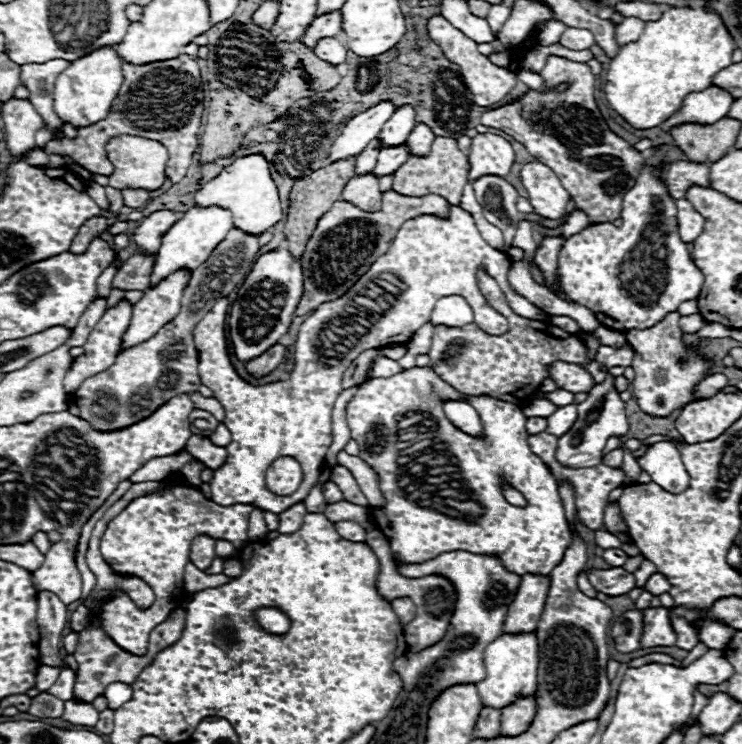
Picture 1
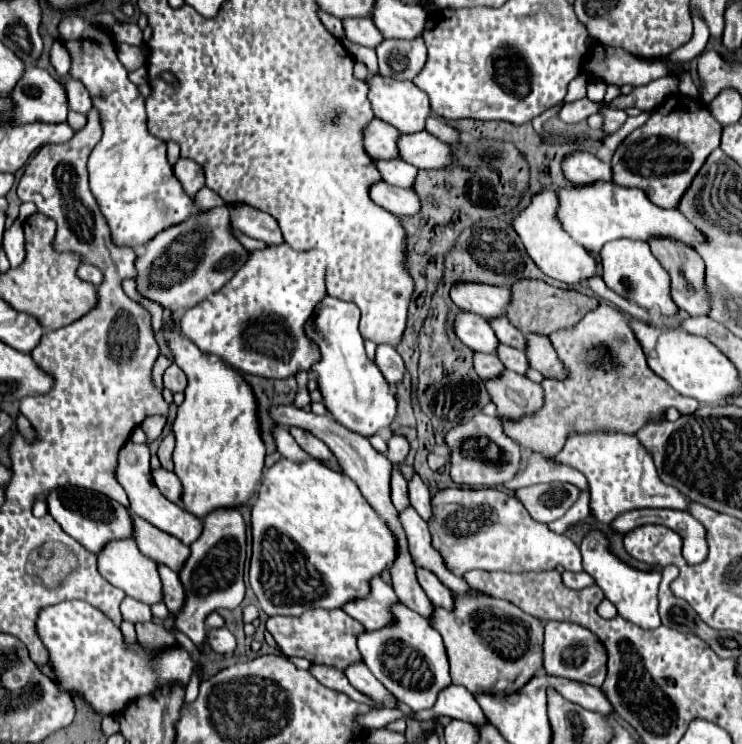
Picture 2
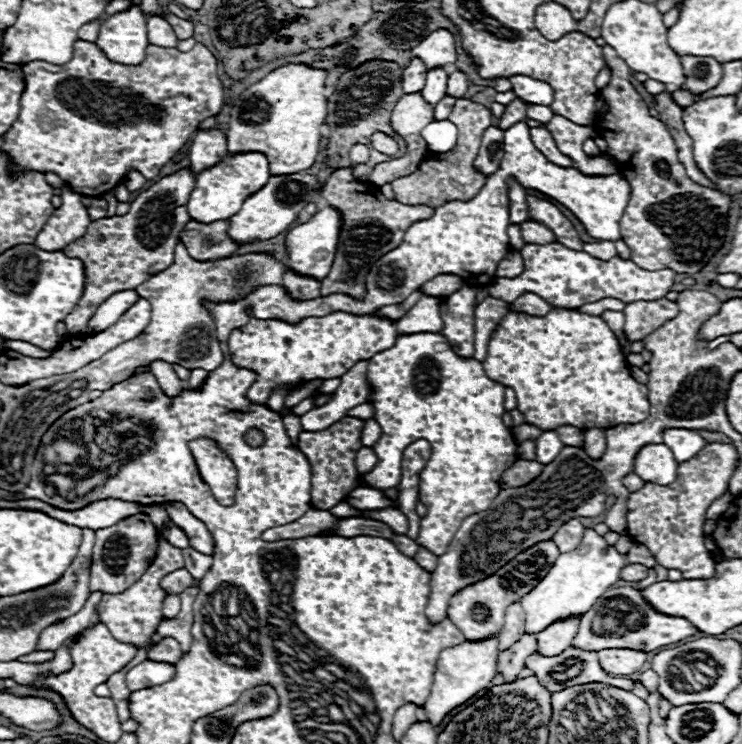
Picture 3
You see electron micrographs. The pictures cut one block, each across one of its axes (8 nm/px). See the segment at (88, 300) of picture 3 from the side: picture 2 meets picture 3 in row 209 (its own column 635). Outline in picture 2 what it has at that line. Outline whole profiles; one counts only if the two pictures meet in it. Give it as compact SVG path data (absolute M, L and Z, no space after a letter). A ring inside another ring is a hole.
M672 94L642 128L634 130L618 146L612 158L614 182L626 188L642 188L656 206L678 208L688 184L692 184L704 160L720 146L720 134L722 126L712 118L704 102Z

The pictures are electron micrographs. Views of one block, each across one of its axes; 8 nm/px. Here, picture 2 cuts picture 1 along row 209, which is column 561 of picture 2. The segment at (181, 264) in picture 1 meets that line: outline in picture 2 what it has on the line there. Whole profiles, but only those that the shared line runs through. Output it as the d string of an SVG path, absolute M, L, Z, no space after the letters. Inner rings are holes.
M598 182L584 188L564 188L558 192L560 208L558 218L564 230L588 252L598 254L606 242L630 238L650 242L652 238L672 238L684 242L690 248L706 242L704 234L688 222L688 218L678 210L664 210L650 202L650 198L640 188L624 188L614 182Z

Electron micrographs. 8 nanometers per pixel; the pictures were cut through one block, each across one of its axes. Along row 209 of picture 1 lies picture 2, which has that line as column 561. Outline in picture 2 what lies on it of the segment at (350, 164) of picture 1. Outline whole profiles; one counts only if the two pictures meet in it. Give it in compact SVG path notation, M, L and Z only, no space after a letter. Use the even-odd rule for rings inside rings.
M520 280L512 286L512 302L508 308L508 320L524 334L544 334L550 336L556 330L572 328L580 318L586 316L588 310L594 310L598 300L592 296L584 296L576 290L562 290L548 286L542 280Z

